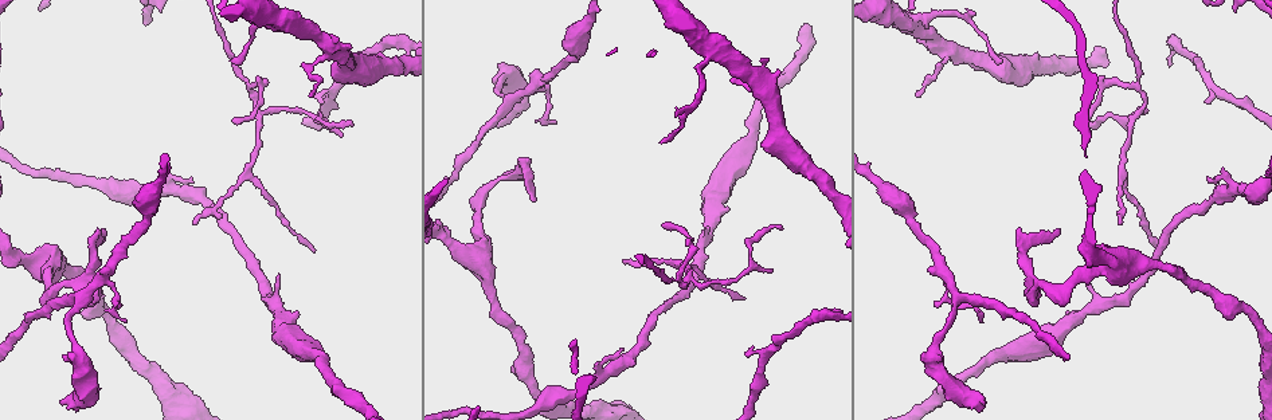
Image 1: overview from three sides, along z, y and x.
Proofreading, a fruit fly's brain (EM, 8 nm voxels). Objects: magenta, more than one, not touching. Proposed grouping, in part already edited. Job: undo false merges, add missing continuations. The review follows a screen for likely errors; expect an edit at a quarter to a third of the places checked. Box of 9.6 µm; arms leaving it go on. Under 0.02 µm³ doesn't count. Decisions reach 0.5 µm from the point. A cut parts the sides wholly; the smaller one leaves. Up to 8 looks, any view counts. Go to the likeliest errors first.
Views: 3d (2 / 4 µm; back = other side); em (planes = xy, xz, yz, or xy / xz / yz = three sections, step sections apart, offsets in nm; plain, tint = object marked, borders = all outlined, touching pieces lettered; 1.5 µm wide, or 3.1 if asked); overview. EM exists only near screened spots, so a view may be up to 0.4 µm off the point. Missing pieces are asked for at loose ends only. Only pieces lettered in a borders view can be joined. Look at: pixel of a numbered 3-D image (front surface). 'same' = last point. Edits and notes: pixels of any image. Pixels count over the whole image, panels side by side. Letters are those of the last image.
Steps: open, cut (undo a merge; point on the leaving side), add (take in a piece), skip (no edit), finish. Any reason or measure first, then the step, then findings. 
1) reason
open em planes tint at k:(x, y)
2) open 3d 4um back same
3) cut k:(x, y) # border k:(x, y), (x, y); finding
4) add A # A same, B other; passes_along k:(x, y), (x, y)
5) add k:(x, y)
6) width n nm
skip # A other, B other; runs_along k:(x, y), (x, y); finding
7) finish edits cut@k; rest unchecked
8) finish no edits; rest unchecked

open em planes borders at 1:(232, 122)

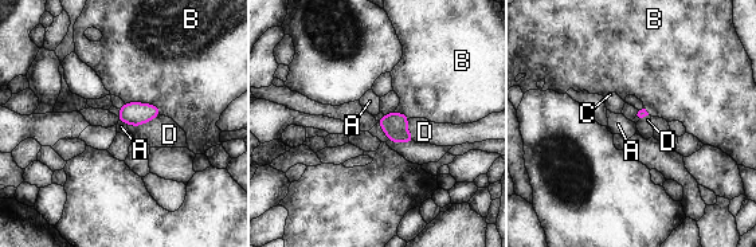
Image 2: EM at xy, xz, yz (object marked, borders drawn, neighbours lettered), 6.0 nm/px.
skip # A other, B other, C other, D other; none of them fits

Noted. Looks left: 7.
thin end
open 3d 4um back at 1:(341, 137)

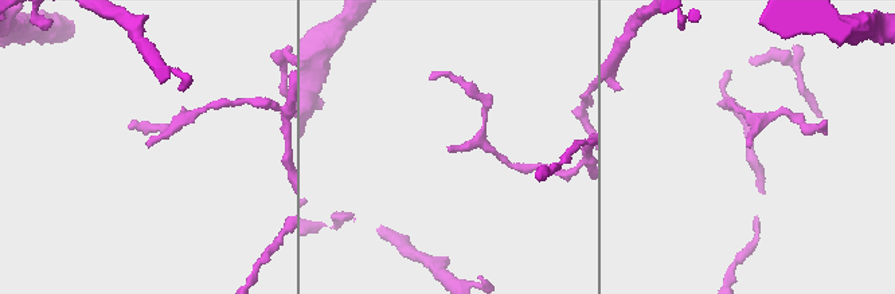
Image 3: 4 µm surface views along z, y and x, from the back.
shape alone is not enough
open em yz step 8 tint at 3:(448, 148)

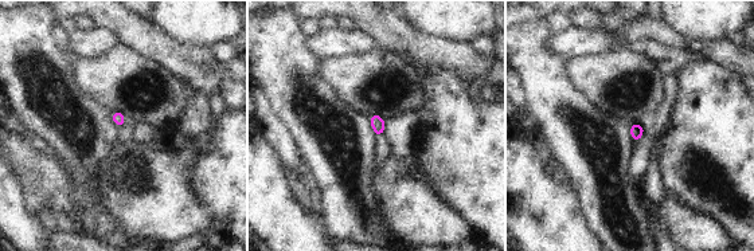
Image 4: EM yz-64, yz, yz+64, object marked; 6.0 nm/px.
cut it another way
open em planes borders same

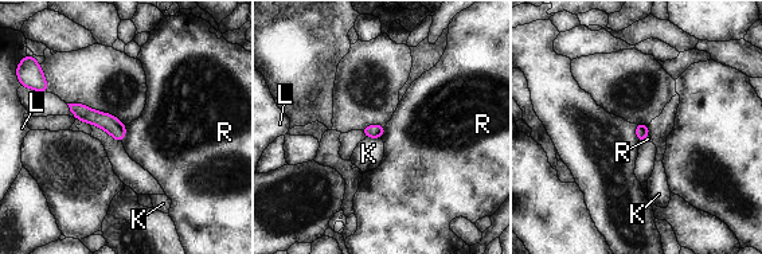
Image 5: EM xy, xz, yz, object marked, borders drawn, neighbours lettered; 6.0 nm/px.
skip # K other, L other, R other; border 5:(126, 125), (122, 143); none of them fits

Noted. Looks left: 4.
thick turns thin
open em planes borders at 1:(507, 77)

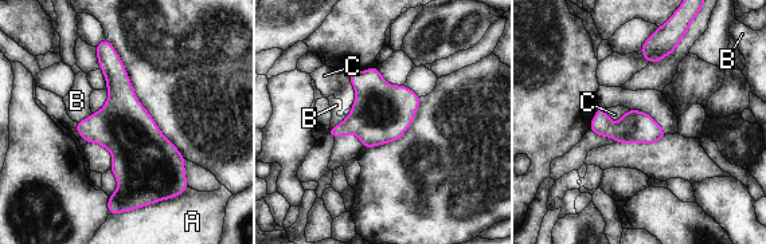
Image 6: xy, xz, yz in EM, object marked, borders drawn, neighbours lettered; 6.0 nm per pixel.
longest_contact A 460 nm
skip # A other, B other, C other; border 6:(604, 109), (613, 122), (629, 110); all the same neuron

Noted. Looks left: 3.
finish no edits; rest unchecked

